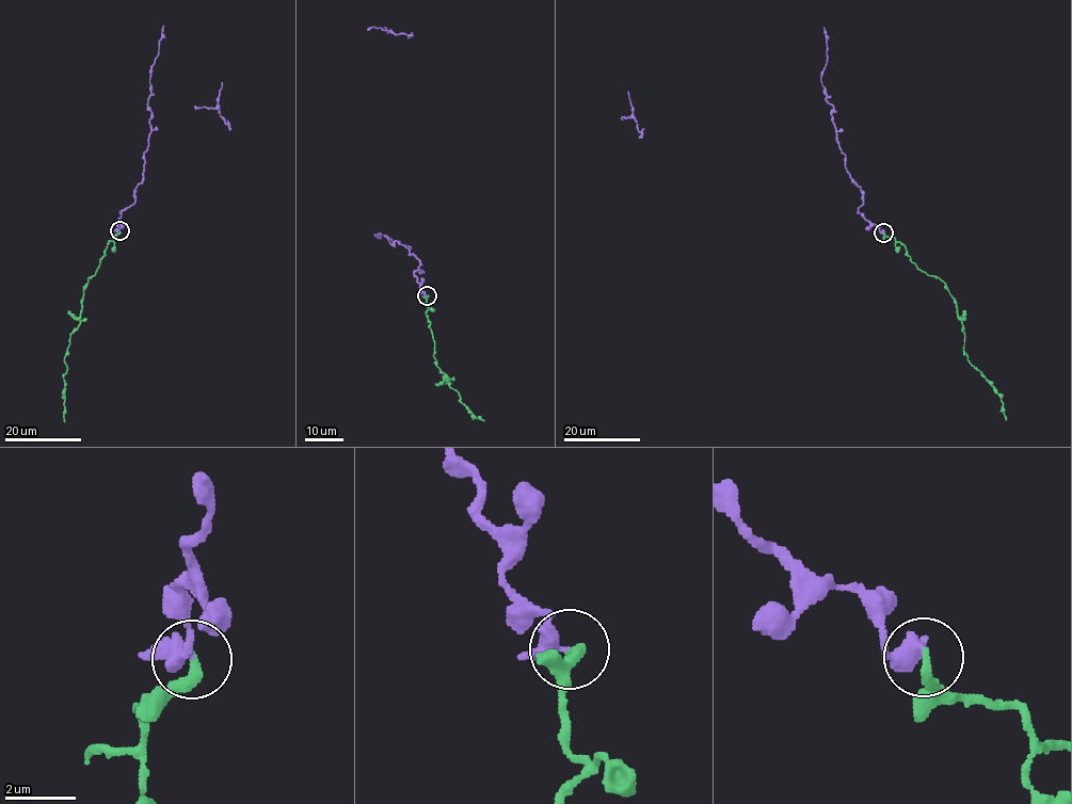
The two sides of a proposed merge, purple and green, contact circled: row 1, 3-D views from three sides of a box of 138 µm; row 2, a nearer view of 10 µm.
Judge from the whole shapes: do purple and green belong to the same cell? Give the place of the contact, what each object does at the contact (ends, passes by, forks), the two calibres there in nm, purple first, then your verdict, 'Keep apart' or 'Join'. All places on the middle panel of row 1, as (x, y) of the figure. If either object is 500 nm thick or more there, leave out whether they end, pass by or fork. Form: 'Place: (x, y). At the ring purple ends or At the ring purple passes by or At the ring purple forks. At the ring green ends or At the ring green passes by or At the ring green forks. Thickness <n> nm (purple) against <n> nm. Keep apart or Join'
Place: (427, 295). At the ring purple passes by. At the ring green ends. Thickness 300 nm (purple) against 320 nm. Join

